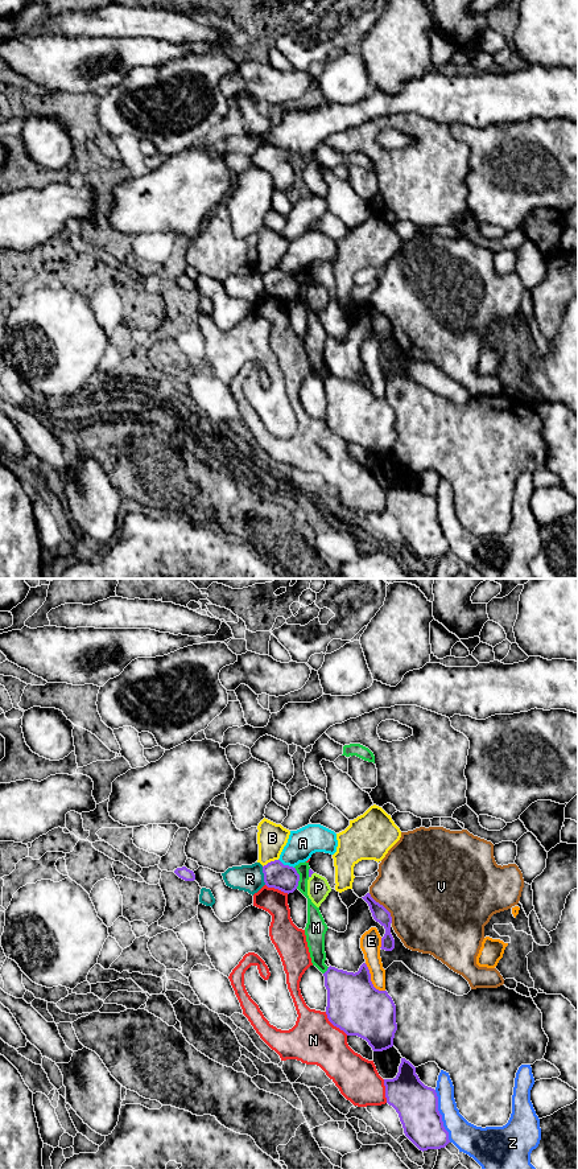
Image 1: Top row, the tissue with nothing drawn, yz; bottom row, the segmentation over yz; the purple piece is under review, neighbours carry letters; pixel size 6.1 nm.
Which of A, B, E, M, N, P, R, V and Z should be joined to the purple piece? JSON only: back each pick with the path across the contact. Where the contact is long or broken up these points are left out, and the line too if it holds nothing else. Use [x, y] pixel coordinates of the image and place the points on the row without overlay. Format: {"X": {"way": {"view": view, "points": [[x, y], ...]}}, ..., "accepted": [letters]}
{"accepted": []}

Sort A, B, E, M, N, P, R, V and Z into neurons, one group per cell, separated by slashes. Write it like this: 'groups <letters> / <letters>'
groups A / B / E / M / N / P / R / V / Z

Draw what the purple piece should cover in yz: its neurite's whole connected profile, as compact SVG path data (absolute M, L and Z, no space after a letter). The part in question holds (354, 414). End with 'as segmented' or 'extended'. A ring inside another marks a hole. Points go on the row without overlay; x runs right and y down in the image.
M367 372L355 382L330 374L323 384L329 429L347 444L366 448L373 460L392 456L396 413L387 399L373 395Z; as segmented

